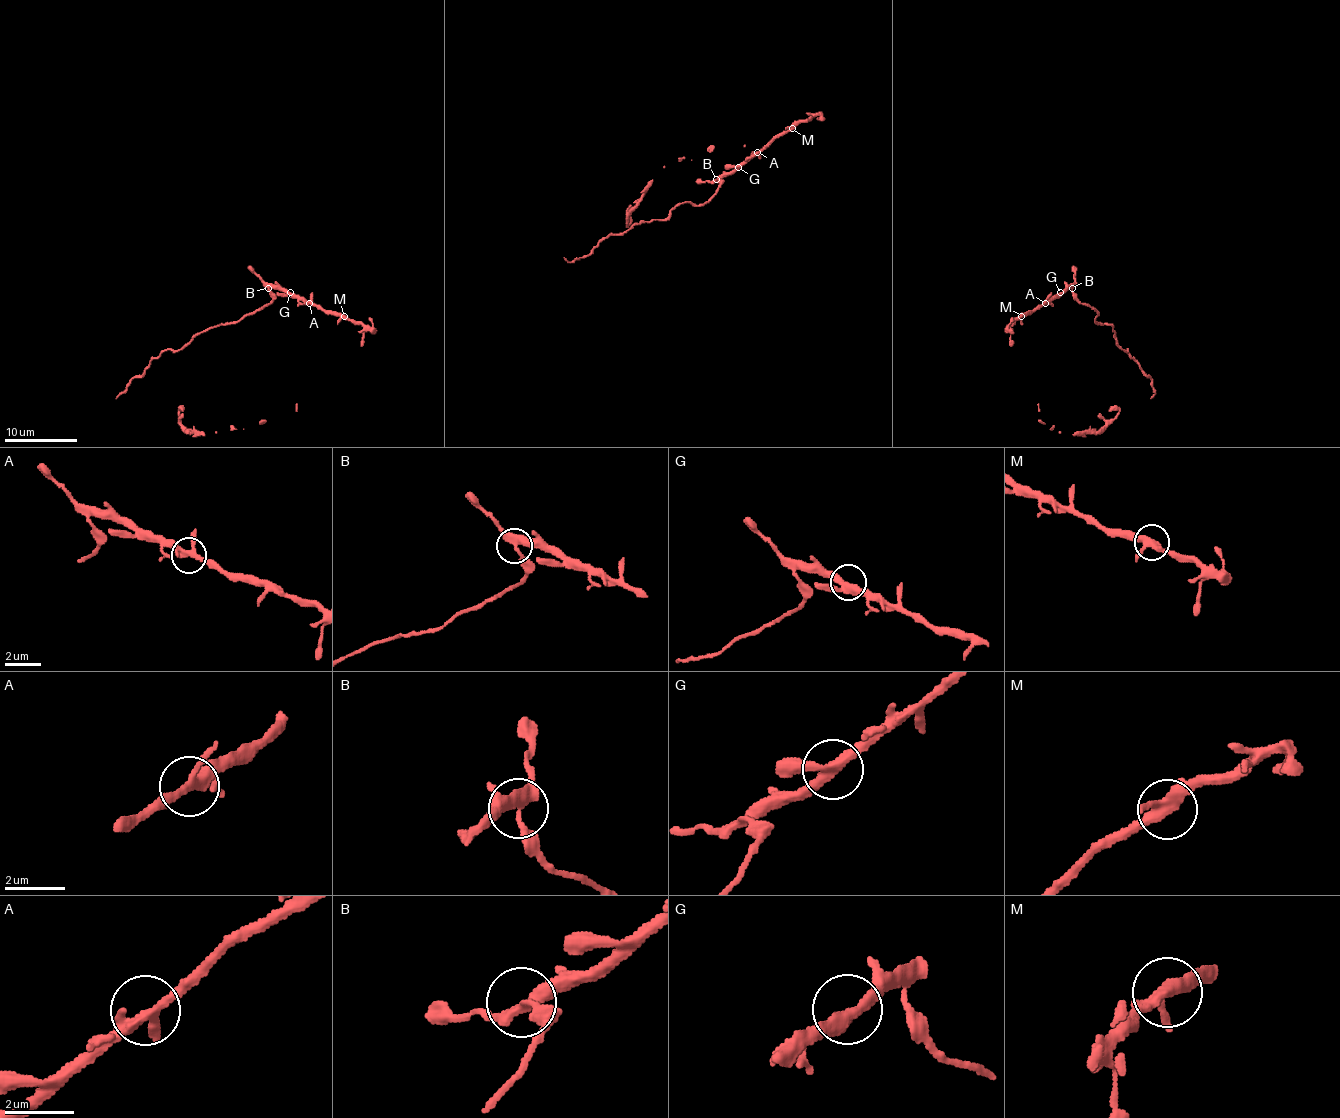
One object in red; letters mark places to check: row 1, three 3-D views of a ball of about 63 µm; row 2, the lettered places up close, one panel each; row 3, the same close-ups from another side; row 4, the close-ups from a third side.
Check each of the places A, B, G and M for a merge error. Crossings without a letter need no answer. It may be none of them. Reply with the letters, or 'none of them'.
B

